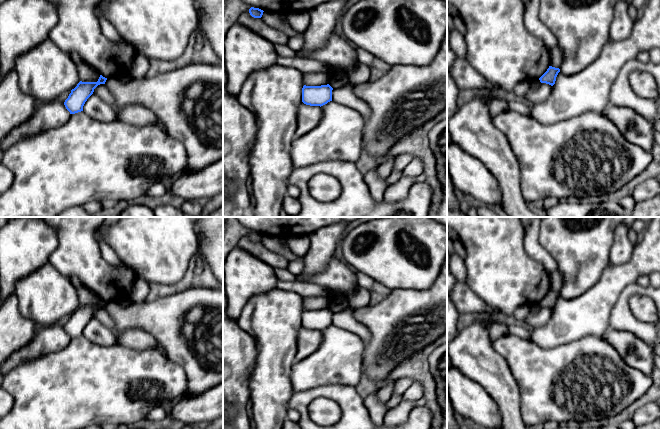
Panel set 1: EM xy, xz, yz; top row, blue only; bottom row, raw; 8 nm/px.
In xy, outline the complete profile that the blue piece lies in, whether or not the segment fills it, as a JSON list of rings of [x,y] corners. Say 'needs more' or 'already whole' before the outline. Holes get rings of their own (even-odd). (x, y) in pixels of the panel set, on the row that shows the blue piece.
already whole | [[[100,75],[97,82],[80,81],[77,86],[71,90],[71,93],[64,102],[64,105],[70,114],[83,111],[83,106],[87,99],[93,94],[94,89],[100,84],[105,84],[106,80],[107,78]]]

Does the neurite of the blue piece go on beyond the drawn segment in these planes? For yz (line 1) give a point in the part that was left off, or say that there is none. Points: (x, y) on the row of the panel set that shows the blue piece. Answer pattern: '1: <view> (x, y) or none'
1: none

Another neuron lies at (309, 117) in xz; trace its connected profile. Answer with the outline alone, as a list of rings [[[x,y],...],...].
[[[303,102],[298,107],[298,127],[295,138],[300,138],[312,131],[321,121],[323,111],[320,106],[310,106]]]

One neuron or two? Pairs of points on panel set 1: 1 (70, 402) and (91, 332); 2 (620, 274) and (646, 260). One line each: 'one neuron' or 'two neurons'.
1: two neurons
2: one neuron

